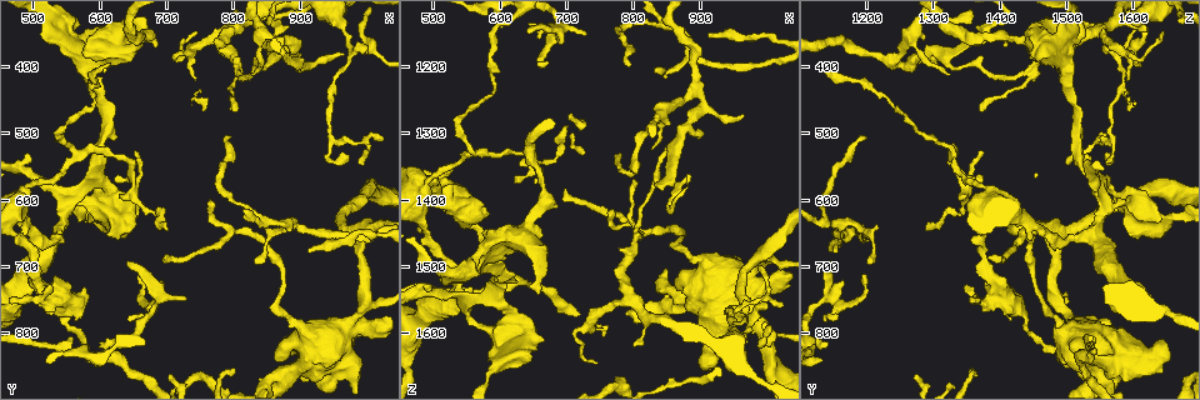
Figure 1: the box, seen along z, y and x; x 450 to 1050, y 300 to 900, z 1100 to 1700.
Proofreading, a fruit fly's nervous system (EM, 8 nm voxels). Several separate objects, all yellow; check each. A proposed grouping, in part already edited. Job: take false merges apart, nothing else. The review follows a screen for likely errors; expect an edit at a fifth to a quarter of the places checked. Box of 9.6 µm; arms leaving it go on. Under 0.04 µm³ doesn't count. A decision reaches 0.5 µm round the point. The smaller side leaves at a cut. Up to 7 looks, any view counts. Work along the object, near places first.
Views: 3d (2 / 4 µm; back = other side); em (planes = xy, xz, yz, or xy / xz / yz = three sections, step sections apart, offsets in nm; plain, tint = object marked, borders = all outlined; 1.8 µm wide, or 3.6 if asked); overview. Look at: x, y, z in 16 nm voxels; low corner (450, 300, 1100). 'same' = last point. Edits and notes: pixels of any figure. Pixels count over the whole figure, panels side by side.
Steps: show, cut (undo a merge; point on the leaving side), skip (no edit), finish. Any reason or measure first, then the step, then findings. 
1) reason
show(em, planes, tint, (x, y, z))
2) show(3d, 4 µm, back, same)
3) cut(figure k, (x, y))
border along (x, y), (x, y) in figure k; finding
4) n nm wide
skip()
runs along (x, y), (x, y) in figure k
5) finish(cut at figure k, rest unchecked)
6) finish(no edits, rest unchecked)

calibre changes
show(em, 3.6 µm, planes, tint, (620, 640, 1630))

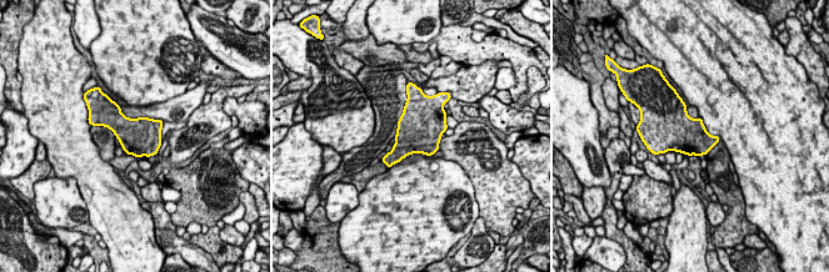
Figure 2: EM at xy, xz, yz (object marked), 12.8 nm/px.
skip()
all the same neuron

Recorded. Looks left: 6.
thick turns thin
show(3d, 2 µm, (805, 390, 1460))

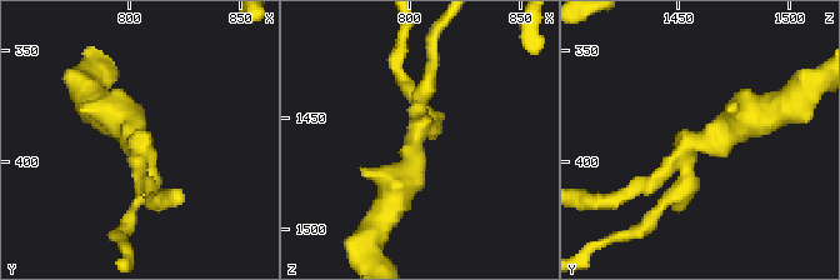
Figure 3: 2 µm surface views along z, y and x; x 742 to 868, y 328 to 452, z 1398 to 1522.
show(em, planes, plain, (805, 390, 1454))

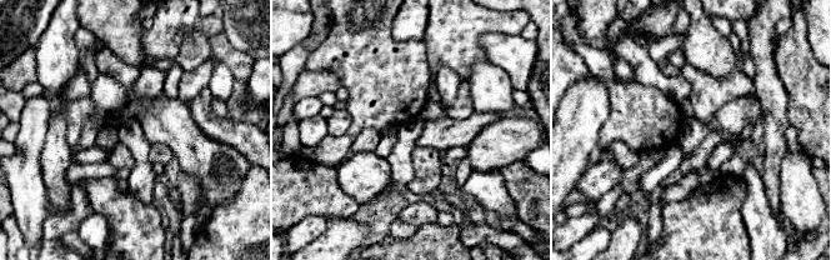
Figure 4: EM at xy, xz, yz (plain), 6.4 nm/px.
with the object marked
show(em, planes, tint, same)

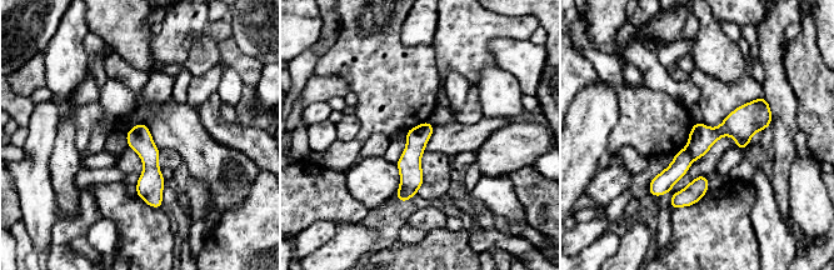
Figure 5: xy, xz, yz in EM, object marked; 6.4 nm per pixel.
cut(figure 5, (702, 138))
border along (687, 148), (693, 159) in figure 5; two neurons meet here

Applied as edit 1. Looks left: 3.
finish(cut at figure 5, rest unchecked)

